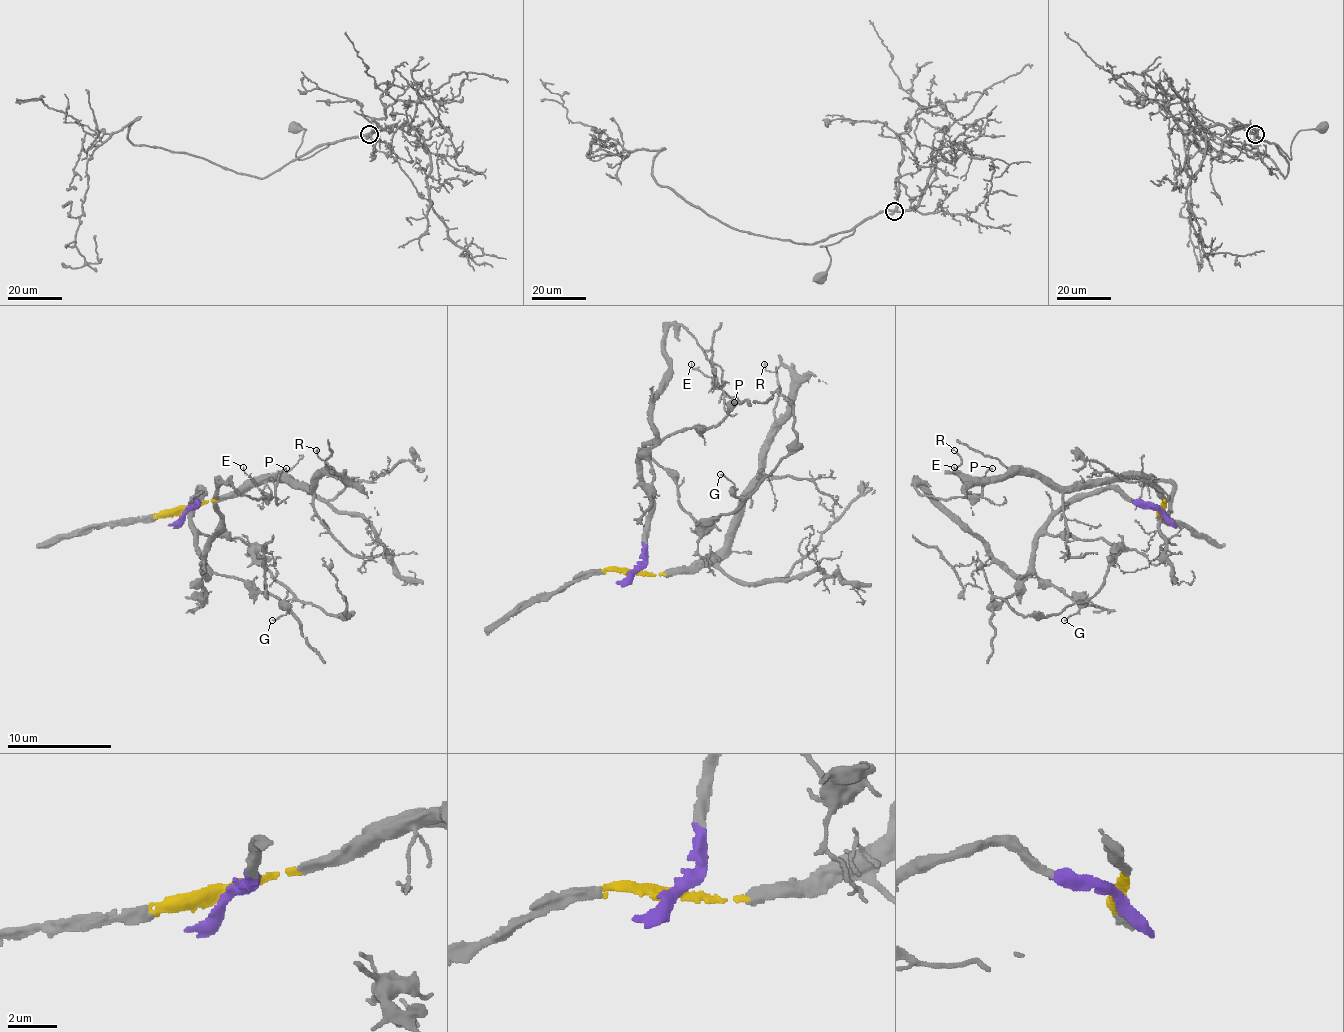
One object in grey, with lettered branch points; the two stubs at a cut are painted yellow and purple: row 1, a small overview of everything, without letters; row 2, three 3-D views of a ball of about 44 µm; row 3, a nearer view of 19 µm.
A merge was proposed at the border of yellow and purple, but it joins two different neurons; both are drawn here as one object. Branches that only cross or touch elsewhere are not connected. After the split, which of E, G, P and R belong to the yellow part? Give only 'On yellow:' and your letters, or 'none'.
On yellow: R

